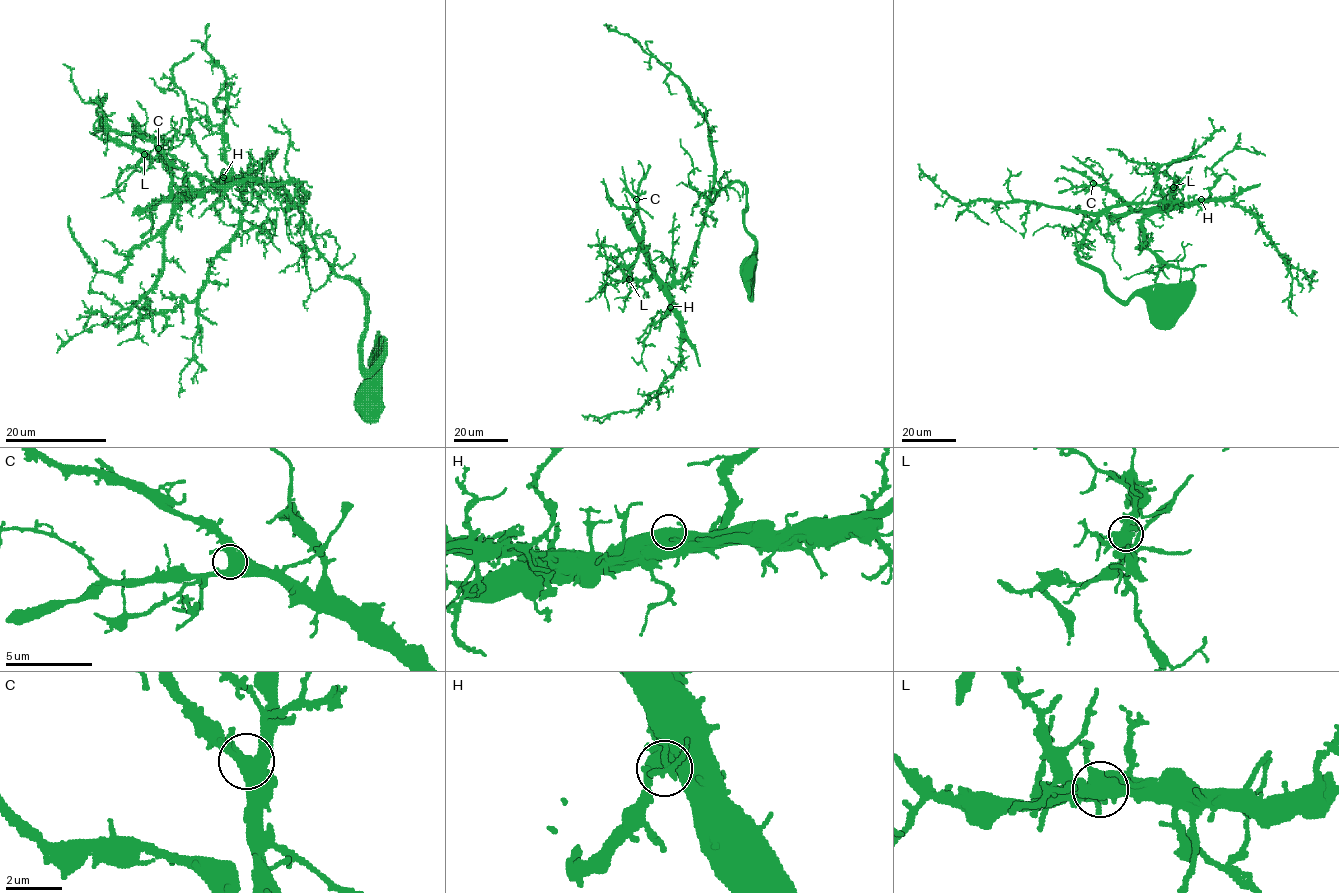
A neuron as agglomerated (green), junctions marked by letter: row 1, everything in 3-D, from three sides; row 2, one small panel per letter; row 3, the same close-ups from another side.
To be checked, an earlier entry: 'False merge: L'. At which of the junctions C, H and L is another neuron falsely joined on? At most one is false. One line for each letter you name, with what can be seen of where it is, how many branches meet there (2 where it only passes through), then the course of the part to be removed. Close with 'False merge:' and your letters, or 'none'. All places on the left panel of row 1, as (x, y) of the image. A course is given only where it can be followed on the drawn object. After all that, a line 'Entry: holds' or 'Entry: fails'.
False merge: none
Entry: fails

